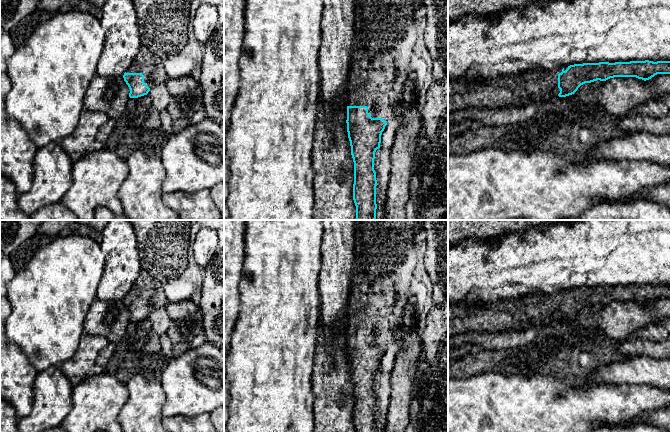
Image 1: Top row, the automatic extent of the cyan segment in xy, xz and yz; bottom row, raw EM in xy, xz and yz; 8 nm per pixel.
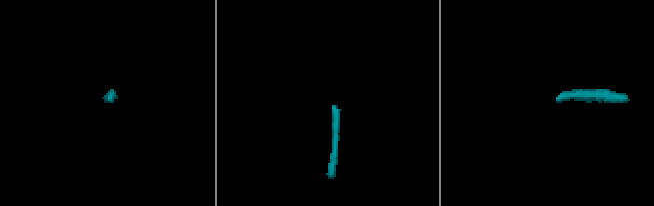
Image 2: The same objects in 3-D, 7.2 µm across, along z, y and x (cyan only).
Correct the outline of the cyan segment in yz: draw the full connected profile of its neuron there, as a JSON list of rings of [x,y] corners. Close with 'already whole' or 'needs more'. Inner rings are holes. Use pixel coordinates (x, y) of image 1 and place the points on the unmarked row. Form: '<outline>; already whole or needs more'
[[[670,285],[583,287],[552,294],[536,292],[489,303],[458,303],[448,305],[448,338],[468,331],[538,328],[557,320],[572,319],[585,307],[614,301],[636,301],[646,305],[657,298],[670,298]]]; needs more

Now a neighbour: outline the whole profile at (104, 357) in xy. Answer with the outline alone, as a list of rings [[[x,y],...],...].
[[[109,342],[108,345],[98,354],[96,363],[105,367],[109,362],[115,348],[115,343]]]

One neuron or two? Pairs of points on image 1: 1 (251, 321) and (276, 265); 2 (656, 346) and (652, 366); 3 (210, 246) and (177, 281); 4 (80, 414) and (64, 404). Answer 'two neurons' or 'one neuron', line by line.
1: one neuron
2: two neurons
3: two neurons
4: two neurons

